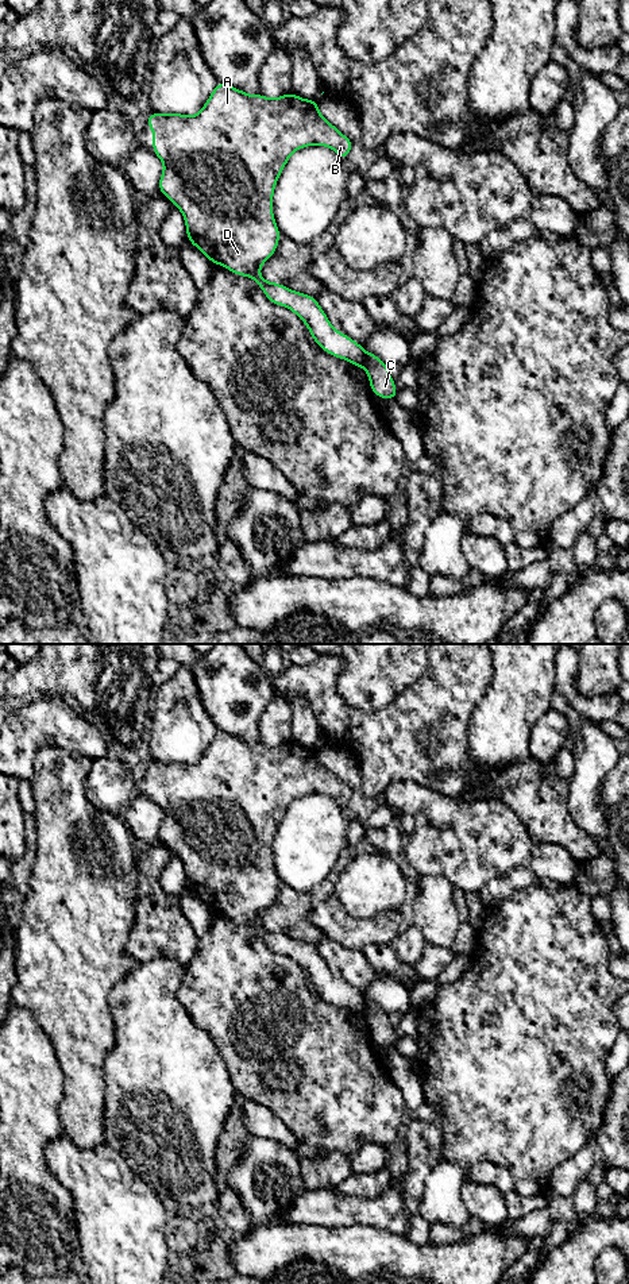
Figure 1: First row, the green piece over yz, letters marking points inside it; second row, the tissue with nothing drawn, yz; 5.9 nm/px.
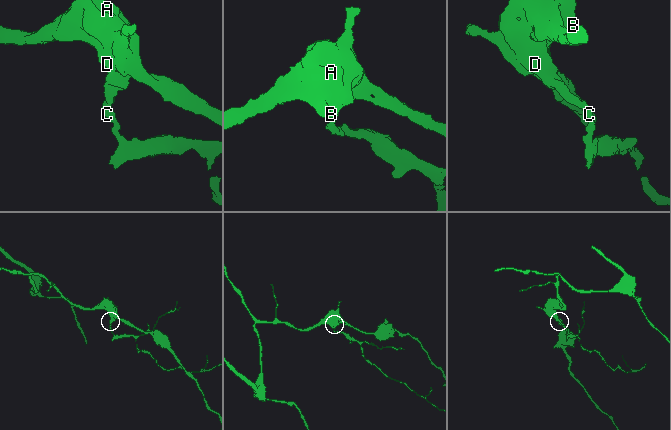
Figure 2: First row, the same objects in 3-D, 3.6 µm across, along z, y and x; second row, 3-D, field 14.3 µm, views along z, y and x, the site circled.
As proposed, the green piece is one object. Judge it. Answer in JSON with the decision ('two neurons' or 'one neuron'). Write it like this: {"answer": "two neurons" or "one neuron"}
{"answer": "two neurons"}

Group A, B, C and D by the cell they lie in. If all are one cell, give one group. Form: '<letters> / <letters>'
A B D / C

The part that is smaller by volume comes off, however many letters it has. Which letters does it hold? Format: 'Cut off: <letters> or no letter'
Cut off: C

